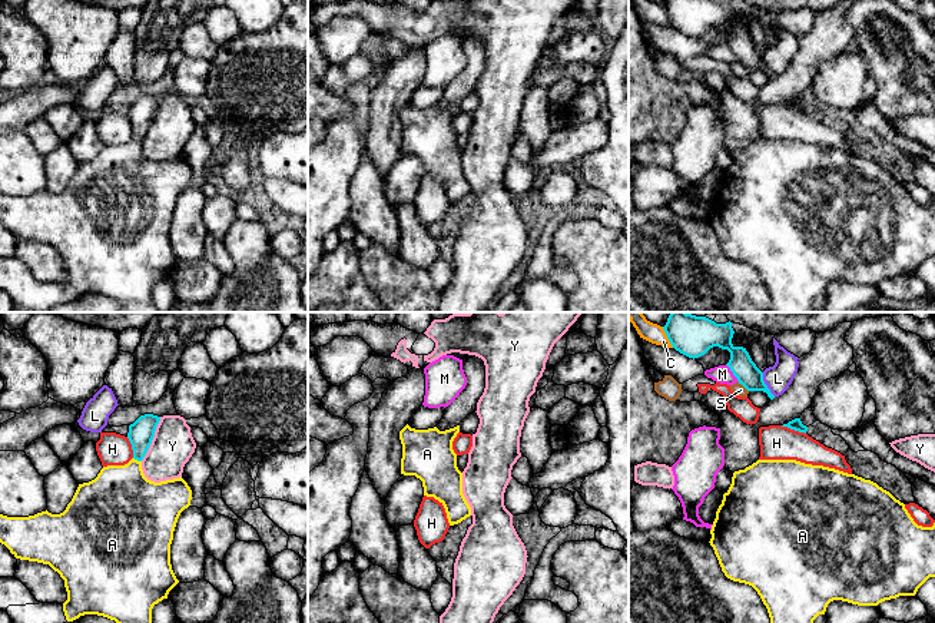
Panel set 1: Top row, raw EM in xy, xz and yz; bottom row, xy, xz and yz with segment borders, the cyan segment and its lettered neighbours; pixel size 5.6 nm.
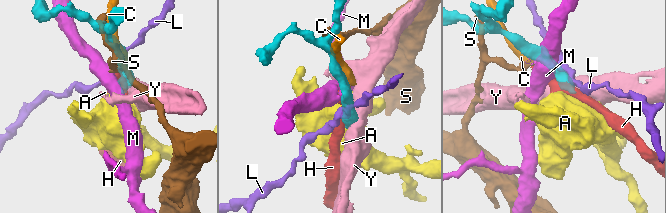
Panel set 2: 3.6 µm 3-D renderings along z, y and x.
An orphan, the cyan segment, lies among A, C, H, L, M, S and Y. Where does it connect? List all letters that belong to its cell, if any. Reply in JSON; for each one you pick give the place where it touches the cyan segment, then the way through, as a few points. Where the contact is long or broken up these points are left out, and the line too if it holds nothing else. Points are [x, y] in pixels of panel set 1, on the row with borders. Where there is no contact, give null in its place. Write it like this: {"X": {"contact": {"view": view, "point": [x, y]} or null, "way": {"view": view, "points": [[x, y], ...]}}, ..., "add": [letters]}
{"A": {"contact": {"view": "xy", "point": [138, 460]}, "way": {"view": "xy", "points": [[141, 433], [138, 460], [120, 500]]}}, "add": ["A"]}

